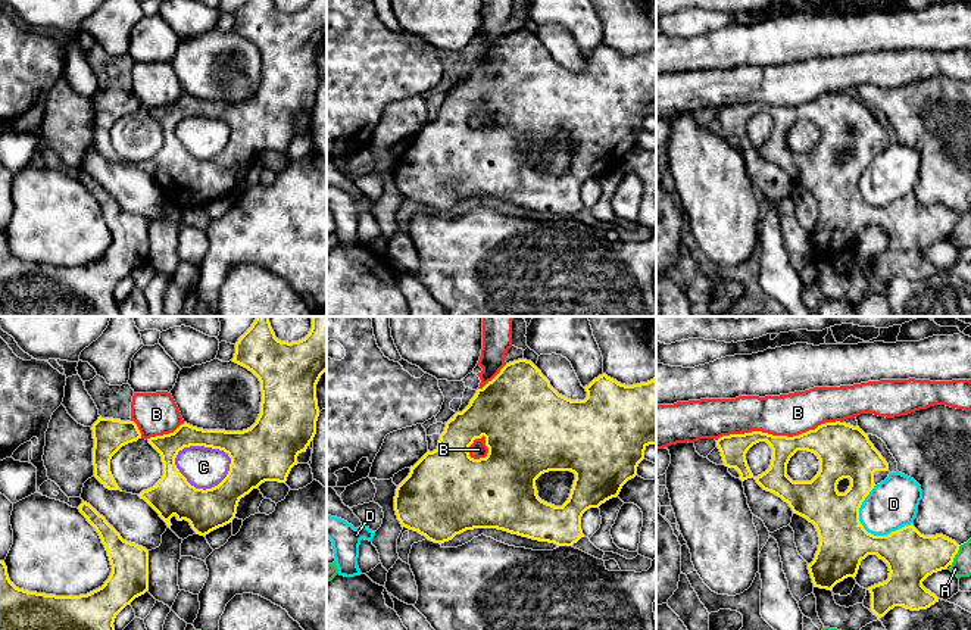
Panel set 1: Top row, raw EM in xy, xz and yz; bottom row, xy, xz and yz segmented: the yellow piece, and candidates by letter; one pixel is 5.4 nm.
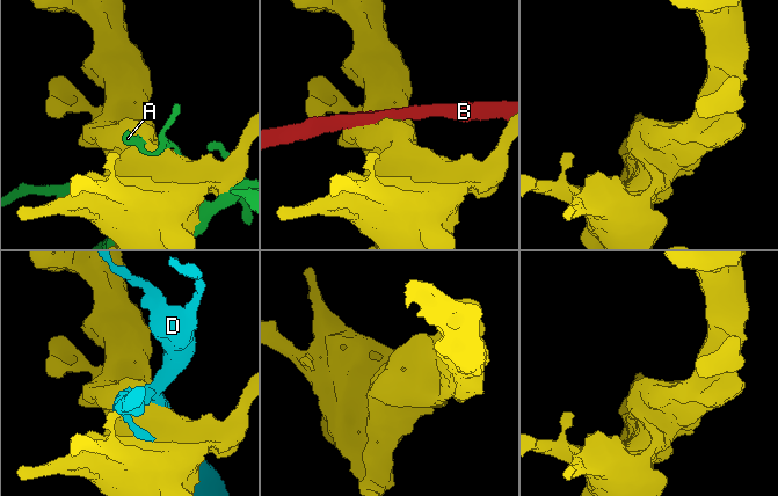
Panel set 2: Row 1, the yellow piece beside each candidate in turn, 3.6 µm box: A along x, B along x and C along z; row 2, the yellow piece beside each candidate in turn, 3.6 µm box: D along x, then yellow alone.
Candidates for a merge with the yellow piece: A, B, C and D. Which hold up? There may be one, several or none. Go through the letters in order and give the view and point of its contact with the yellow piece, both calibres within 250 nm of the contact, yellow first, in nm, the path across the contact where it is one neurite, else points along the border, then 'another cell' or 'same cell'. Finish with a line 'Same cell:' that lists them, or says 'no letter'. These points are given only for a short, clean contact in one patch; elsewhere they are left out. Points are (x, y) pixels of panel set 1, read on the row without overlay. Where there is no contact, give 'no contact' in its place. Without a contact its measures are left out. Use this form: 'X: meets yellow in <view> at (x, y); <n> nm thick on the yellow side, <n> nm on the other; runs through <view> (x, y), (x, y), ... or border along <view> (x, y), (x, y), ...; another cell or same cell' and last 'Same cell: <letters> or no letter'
A: meets yellow in yz at (955, 224); 280 nm thick on the yellow side, 110 nm on the other; another cell
B: meets yellow in yz at (779, 106); 170 nm thick on the yellow side, 220 nm on the other; another cell
C: meets yellow in xy at (203, 115); 220 nm thick on the yellow side, 220 nm on the other; another cell
D: meets yellow in yz at (879, 206); 280 nm thick on the yellow side, 280 nm on the other; another cell
Same cell: no letter

